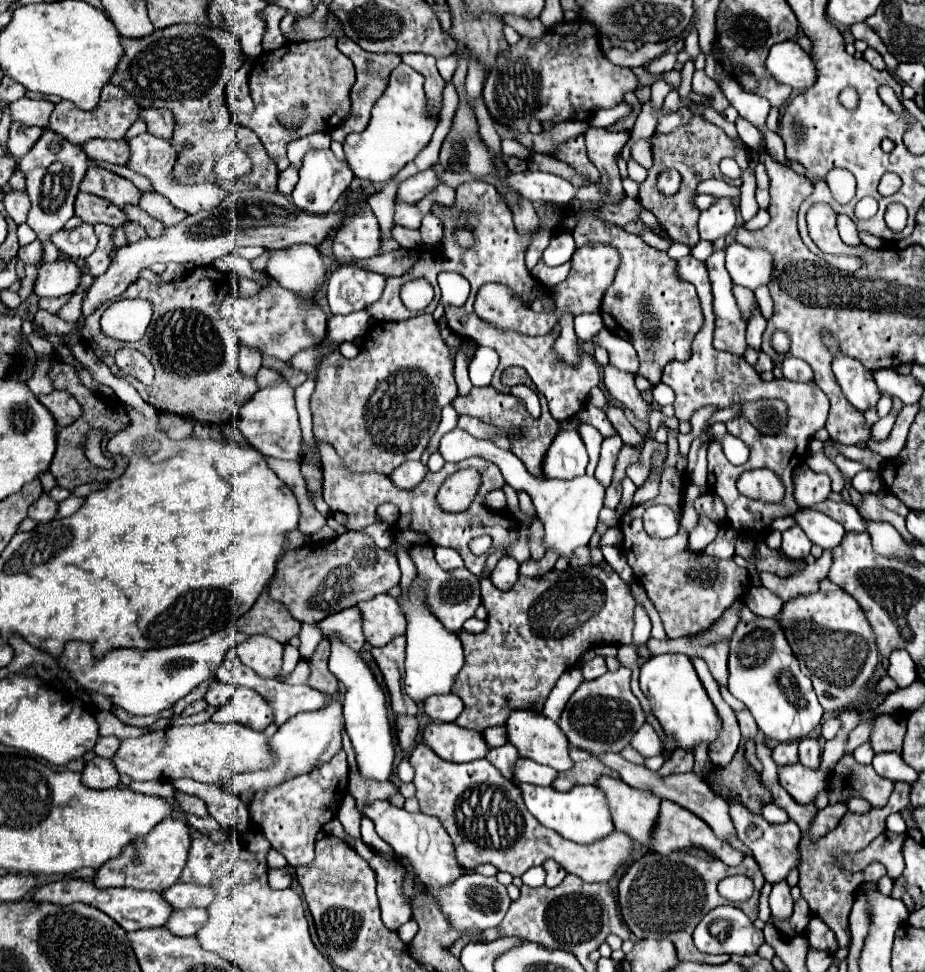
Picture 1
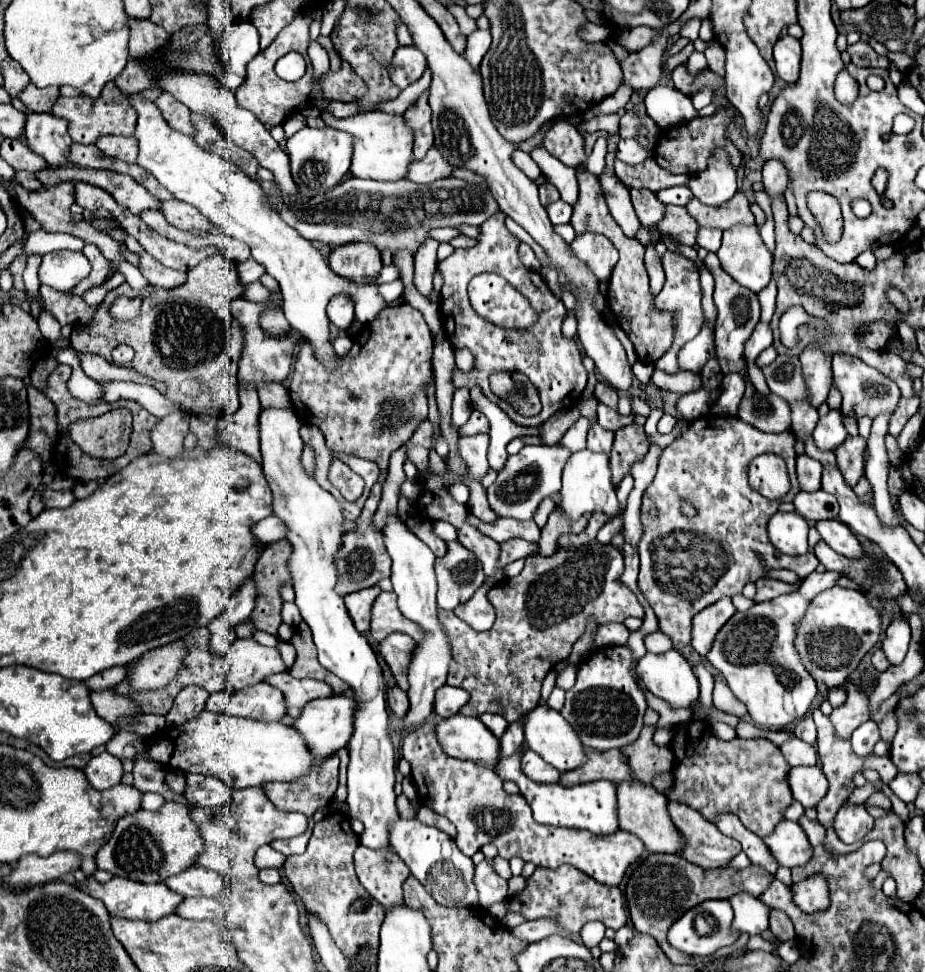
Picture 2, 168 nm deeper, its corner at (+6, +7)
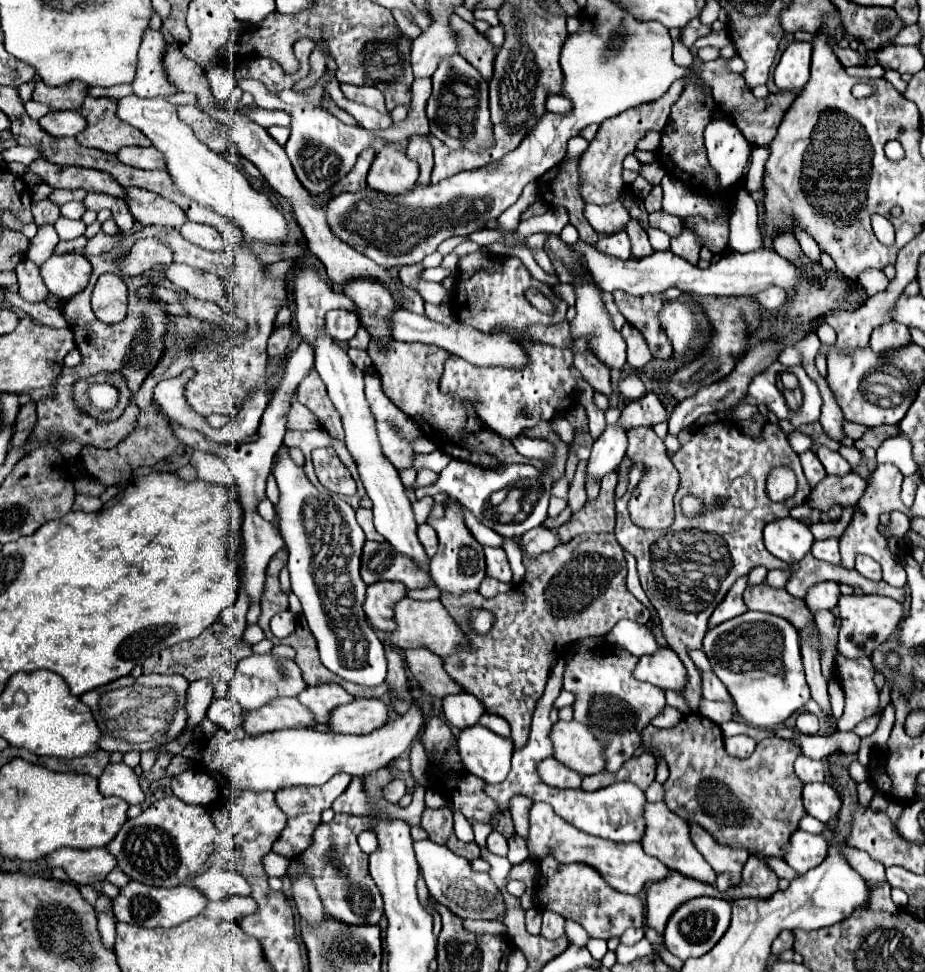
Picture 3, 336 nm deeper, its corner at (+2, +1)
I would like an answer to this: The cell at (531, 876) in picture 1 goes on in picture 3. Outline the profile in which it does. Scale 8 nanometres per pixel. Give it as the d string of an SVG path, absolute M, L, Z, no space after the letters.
M512 835L508 839L508 861L512 865L518 865L522 861L528 859L528 849L526 849L526 841L520 835Z

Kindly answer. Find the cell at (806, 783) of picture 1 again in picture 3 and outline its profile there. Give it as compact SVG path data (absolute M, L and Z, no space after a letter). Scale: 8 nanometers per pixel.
M824 781L806 783L804 791L802 791L802 799L804 799L806 813L816 817L822 823L826 823L830 817L834 817L842 807L838 793L830 787L830 783L824 783Z

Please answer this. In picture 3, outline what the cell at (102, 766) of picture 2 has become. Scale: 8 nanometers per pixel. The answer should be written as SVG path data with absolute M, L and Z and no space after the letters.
M110 763L98 779L98 789L104 797L120 797L130 805L138 805L144 801L144 791L138 785L136 773L124 763Z

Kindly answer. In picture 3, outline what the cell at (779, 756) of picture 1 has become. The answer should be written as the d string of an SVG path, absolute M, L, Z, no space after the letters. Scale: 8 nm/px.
M800 755L800 757L796 759L794 771L796 771L796 775L798 775L804 783L824 781L824 779L826 779L824 761L816 761L816 759L810 759L810 757L806 757L806 755Z

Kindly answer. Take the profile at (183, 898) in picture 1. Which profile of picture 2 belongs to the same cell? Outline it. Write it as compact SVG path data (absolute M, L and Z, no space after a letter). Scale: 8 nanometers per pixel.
M192 867L164 881L172 891L184 897L220 897L226 891L226 877L204 867Z

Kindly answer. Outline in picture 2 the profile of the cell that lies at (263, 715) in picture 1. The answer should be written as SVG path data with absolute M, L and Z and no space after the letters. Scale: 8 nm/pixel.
M258 683L234 693L230 697L228 713L258 721L280 721L286 715L286 701L280 689L268 683Z

